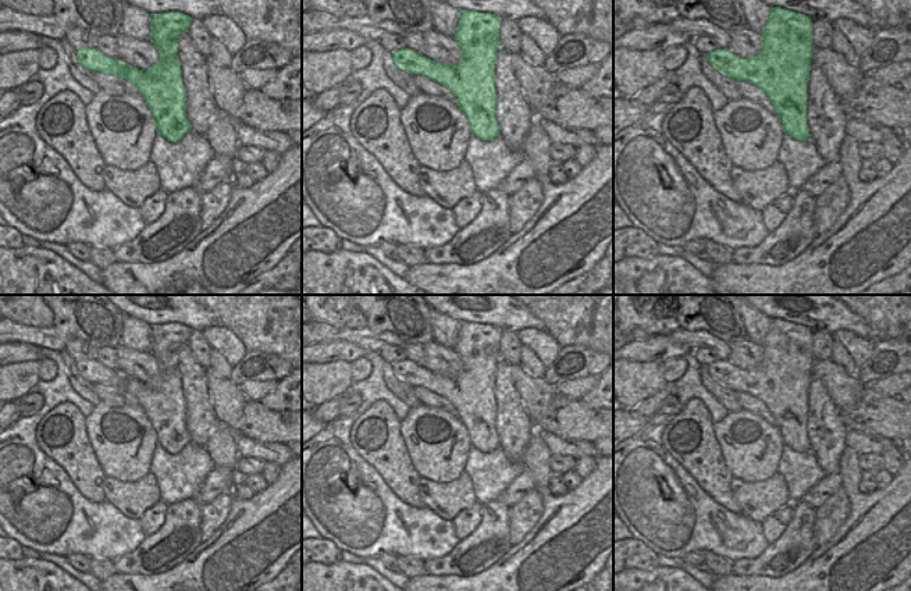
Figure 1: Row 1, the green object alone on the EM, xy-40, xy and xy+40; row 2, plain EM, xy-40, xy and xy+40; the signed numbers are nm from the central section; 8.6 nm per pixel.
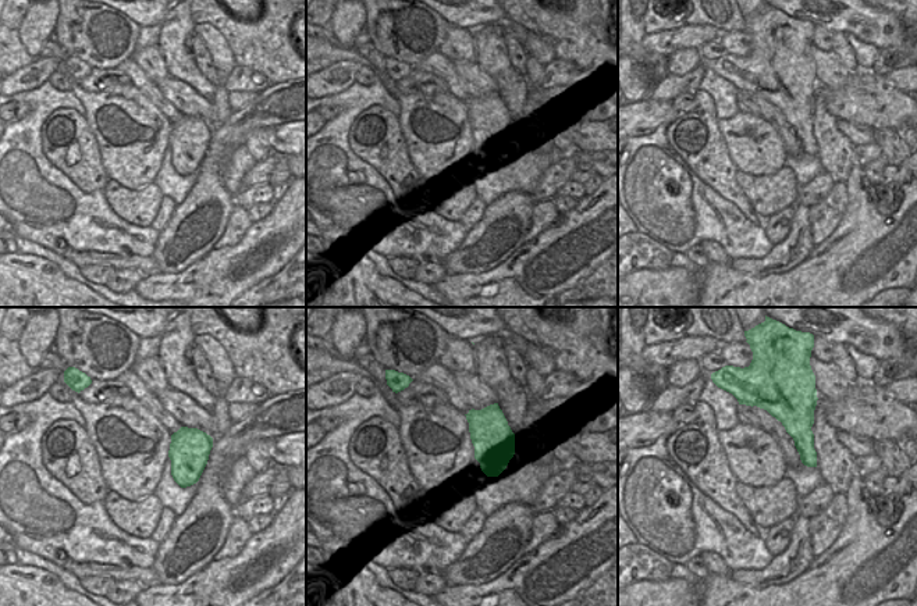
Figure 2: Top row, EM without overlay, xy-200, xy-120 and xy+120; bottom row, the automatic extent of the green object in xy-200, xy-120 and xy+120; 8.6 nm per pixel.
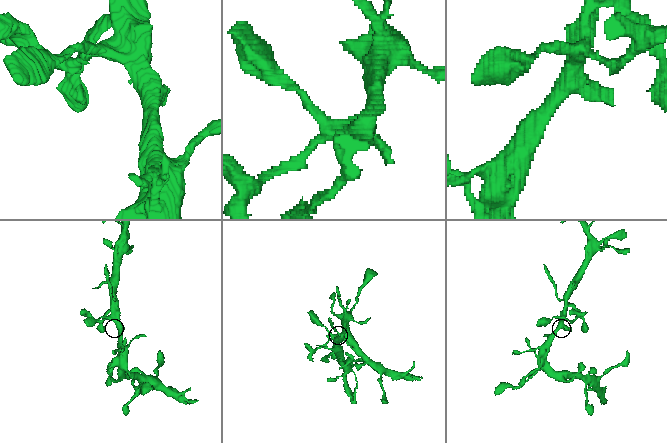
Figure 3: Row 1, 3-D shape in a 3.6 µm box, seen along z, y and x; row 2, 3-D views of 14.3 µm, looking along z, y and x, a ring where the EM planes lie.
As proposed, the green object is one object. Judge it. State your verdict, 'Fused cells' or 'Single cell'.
Single cell

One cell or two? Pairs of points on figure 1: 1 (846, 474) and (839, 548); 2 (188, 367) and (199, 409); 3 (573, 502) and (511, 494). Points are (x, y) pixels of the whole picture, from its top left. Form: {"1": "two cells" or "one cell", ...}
{"1": "one cell", "2": "one cell", "3": "two cells"}

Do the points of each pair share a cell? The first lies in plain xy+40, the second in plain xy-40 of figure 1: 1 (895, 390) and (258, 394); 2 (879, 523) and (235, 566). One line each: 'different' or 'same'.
1: same
2: same

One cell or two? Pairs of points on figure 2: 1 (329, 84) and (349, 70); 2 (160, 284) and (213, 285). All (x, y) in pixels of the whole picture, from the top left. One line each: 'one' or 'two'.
1: one
2: one

